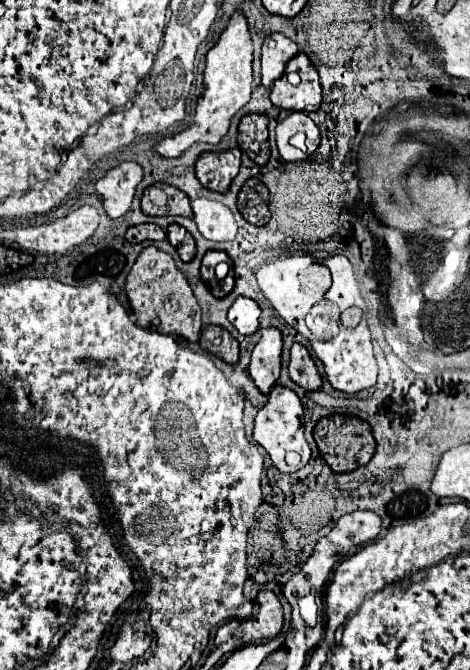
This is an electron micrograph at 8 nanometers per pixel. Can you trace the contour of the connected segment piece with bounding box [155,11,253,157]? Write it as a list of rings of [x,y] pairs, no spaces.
[[[233,11],[229,25],[221,33],[219,41],[209,49],[207,53],[207,67],[203,73],[203,93],[197,103],[195,123],[187,127],[185,131],[167,137],[155,147],[157,153],[163,157],[179,157],[185,149],[189,149],[193,143],[219,143],[221,137],[229,129],[231,117],[249,101],[251,95],[251,61],[253,61],[253,43],[251,33],[247,25],[247,17],[243,11]]]

